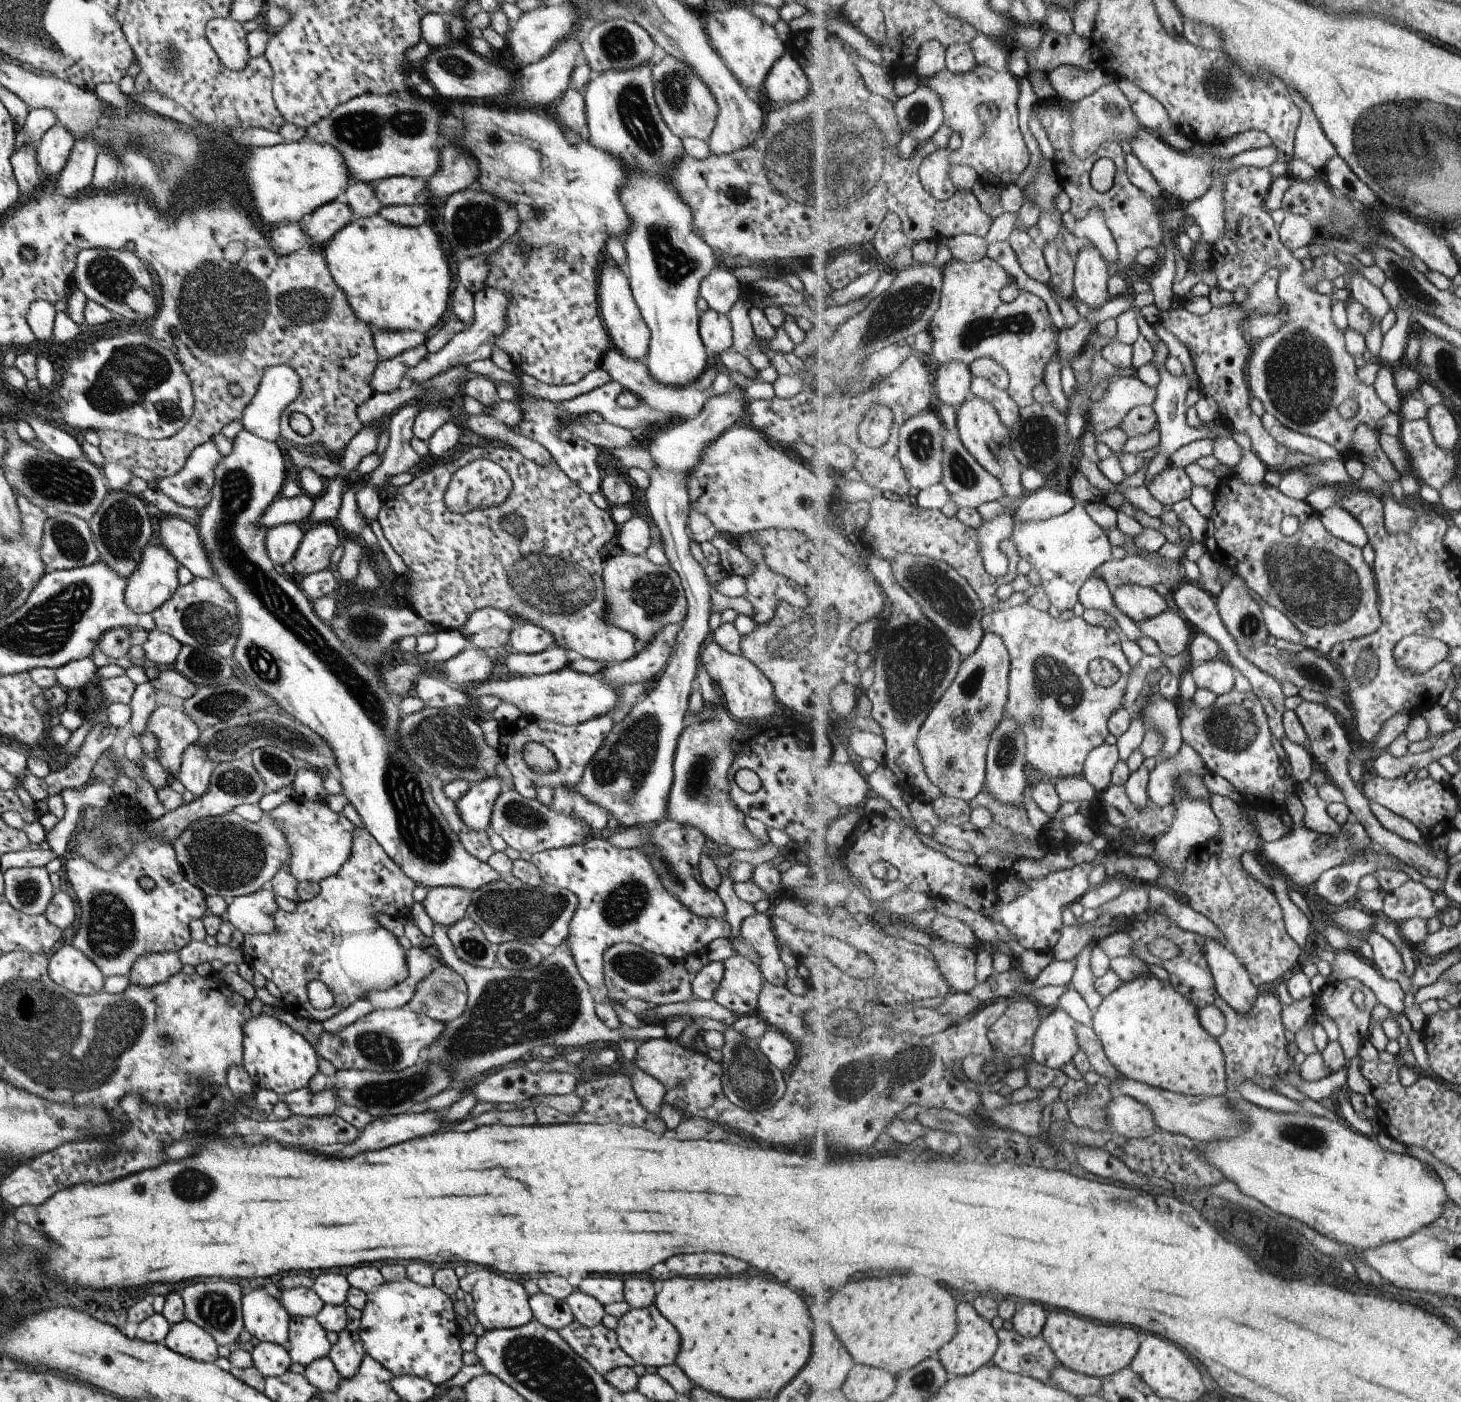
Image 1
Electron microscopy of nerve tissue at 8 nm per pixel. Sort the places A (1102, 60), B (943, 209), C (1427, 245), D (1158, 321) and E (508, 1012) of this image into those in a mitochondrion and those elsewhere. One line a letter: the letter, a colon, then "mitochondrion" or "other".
A: other
B: other
C: other
D: other
E: mitochondrion

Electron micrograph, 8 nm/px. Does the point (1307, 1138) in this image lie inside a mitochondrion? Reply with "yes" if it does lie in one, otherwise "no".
yes

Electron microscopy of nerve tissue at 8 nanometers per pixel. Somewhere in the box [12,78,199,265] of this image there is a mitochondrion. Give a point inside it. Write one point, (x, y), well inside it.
(76, 115)

